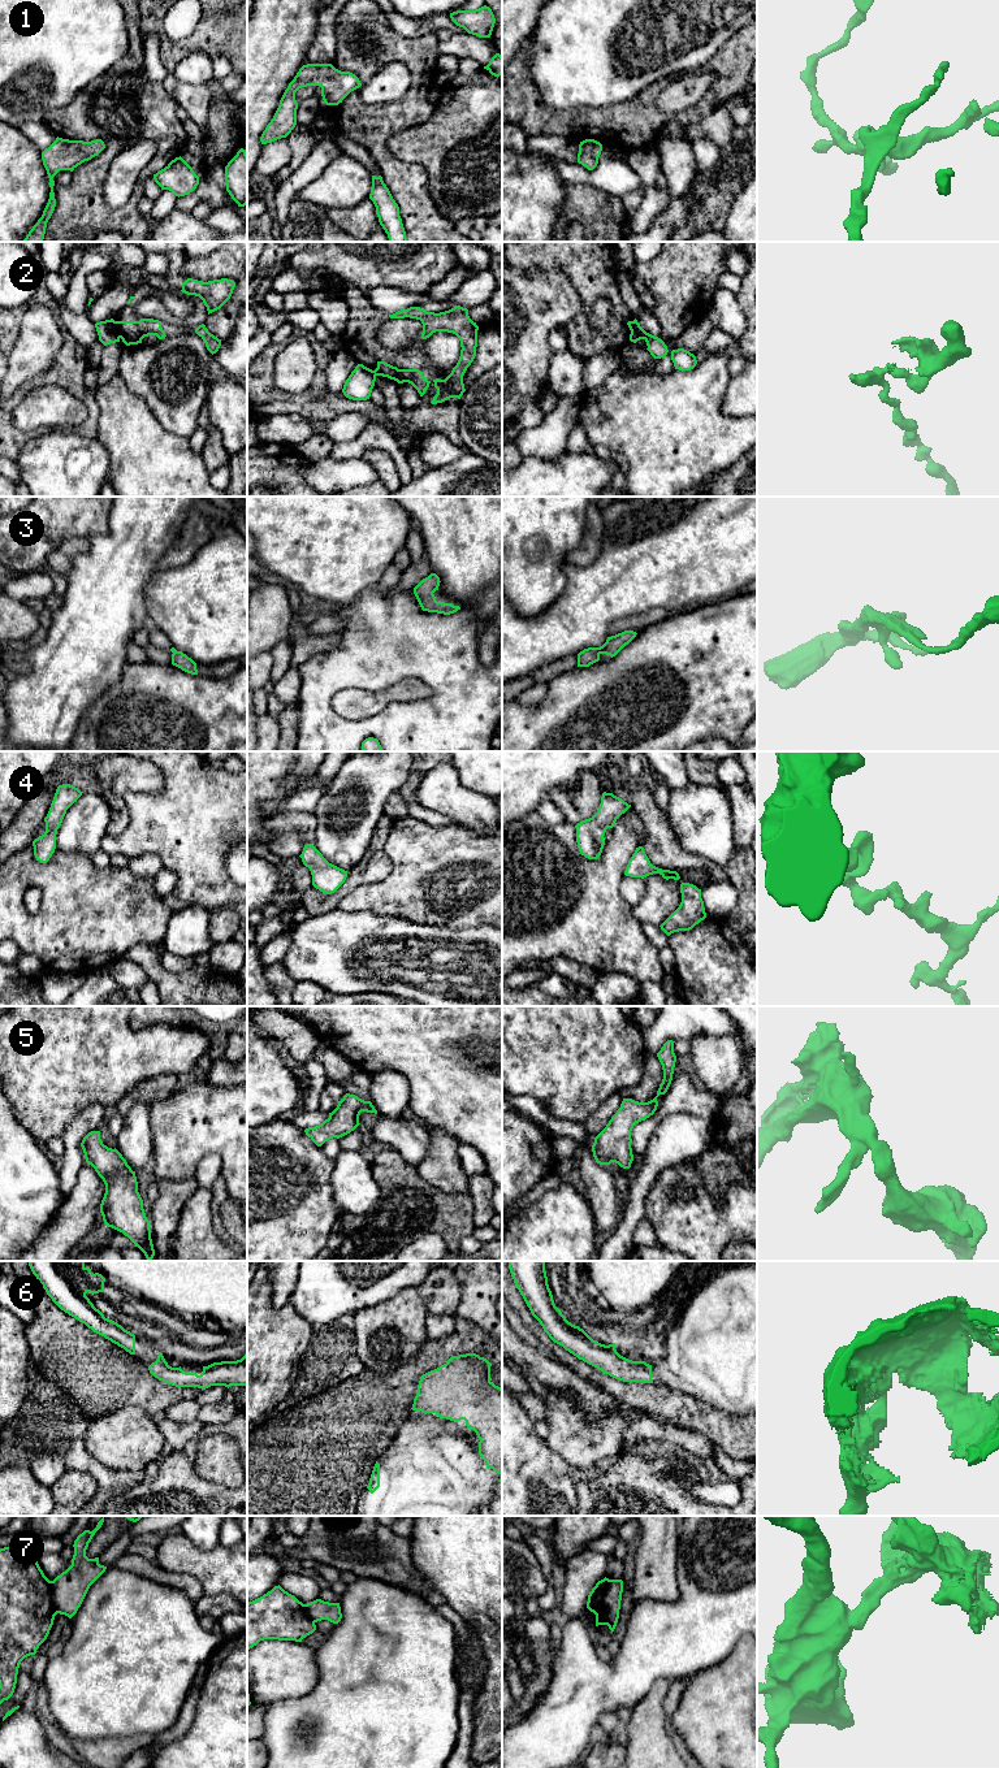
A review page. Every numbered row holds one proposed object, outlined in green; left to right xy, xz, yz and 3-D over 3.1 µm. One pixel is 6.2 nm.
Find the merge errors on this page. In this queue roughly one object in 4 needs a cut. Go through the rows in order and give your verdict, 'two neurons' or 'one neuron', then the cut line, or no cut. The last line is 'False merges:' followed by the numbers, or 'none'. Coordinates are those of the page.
1: one neuron; cut none
2: two neurons; cut xy (115, 321), (115, 326), (121, 337)
3: one neuron; cut none
4: one neuron; cut none
5: one neuron; cut none
6: one neuron; cut none
7: two neurons; cut yz (605, 1578), (601, 1586), (601, 1600), (595, 1607), (588, 1608)
False merges: 2, 7

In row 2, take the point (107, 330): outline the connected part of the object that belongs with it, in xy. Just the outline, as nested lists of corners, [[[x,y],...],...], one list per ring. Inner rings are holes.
[[[113,318],[96,322],[95,328],[99,335],[99,341],[104,346],[120,342],[121,335],[116,328],[116,321]]]

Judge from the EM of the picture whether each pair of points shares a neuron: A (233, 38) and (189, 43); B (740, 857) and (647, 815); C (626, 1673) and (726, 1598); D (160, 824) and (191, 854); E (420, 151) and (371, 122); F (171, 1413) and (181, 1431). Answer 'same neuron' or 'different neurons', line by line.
A: same neuron
B: same neuron
C: same neuron
D: same neuron
E: different neurons
F: different neurons

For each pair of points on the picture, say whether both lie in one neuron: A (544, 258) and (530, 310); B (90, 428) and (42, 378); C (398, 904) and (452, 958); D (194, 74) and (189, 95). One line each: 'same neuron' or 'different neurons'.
A: different neurons
B: same neuron
C: different neurons
D: different neurons

